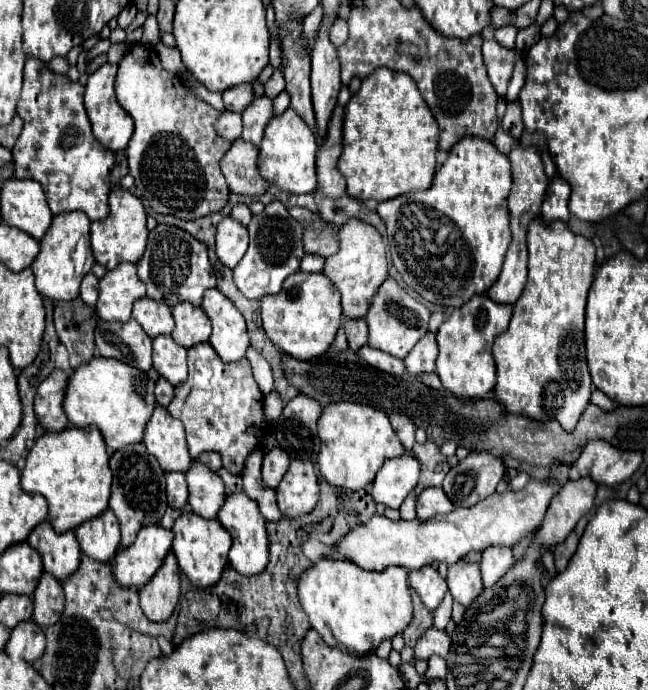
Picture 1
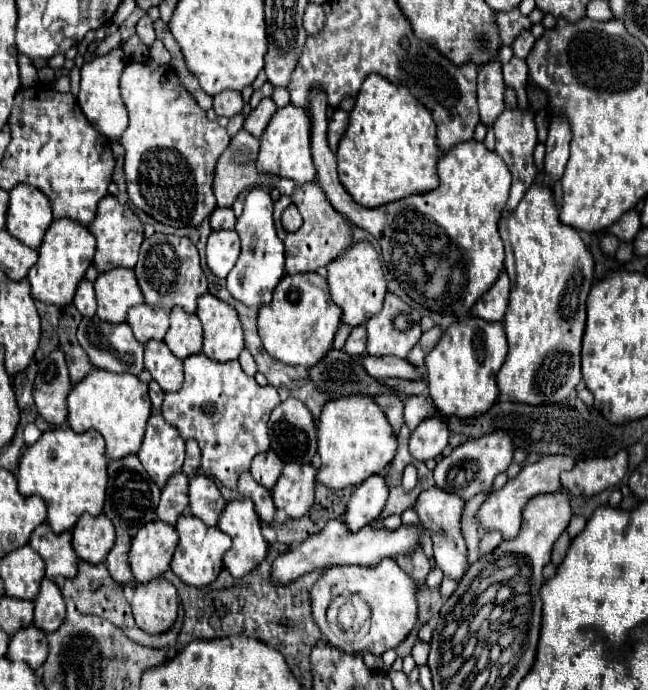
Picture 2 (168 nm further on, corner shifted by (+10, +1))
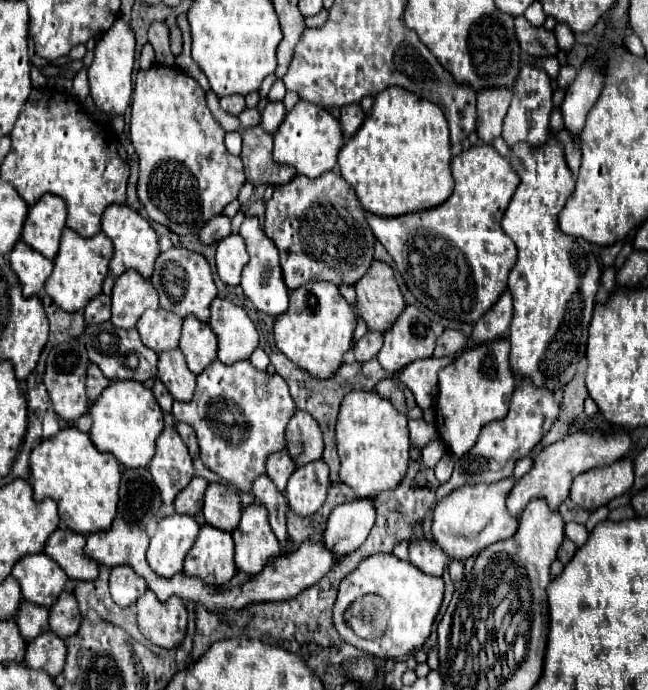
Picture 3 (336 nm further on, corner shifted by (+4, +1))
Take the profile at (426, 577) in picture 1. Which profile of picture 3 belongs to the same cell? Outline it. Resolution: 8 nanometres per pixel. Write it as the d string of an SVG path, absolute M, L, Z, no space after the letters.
M410 539L410 563L428 575L442 575L446 567L446 553L432 539Z

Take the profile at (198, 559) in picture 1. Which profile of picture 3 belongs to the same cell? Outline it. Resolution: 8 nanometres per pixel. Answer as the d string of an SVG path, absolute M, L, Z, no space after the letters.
M204 523L194 547L186 555L184 573L210 585L226 585L236 575L232 535Z

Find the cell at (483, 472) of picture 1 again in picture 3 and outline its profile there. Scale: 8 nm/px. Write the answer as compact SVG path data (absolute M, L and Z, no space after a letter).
M524 379L510 401L508 415L498 423L488 423L476 441L476 445L460 459L456 459L454 473L448 483L440 485L436 491L436 501L448 497L458 487L474 485L474 483L496 483L500 479L506 479L512 475L514 465L518 459L526 457L534 445L550 431L552 423L560 417L560 403L554 399L554 393L546 387L536 387L528 379Z

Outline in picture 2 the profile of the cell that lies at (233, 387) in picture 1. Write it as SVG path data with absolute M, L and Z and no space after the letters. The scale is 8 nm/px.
M194 353L184 359L184 385L176 393L166 393L164 395L164 405L162 405L162 417L172 423L182 439L196 439L202 451L202 469L206 475L218 479L224 487L236 489L236 481L240 473L250 469L250 463L254 455L268 451L270 439L268 439L268 417L272 409L280 403L278 391L272 385L258 385L252 377L244 375L240 369L238 361L228 361L228 363L218 363L210 361L204 353Z

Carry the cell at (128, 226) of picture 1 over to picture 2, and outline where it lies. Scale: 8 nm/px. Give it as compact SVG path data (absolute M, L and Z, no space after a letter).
M106 195L100 205L98 205L98 215L92 221L92 225L88 225L90 233L96 237L96 253L94 253L94 267L104 273L108 269L114 267L134 267L138 261L138 249L140 243L144 239L142 233L142 221L138 219L138 215L124 203L120 203L116 197Z

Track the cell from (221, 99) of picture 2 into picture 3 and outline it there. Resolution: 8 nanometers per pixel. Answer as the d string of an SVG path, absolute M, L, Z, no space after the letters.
M228 95L228 97L220 97L220 107L222 107L226 113L240 115L246 105L244 105L244 97L242 97L242 95Z

